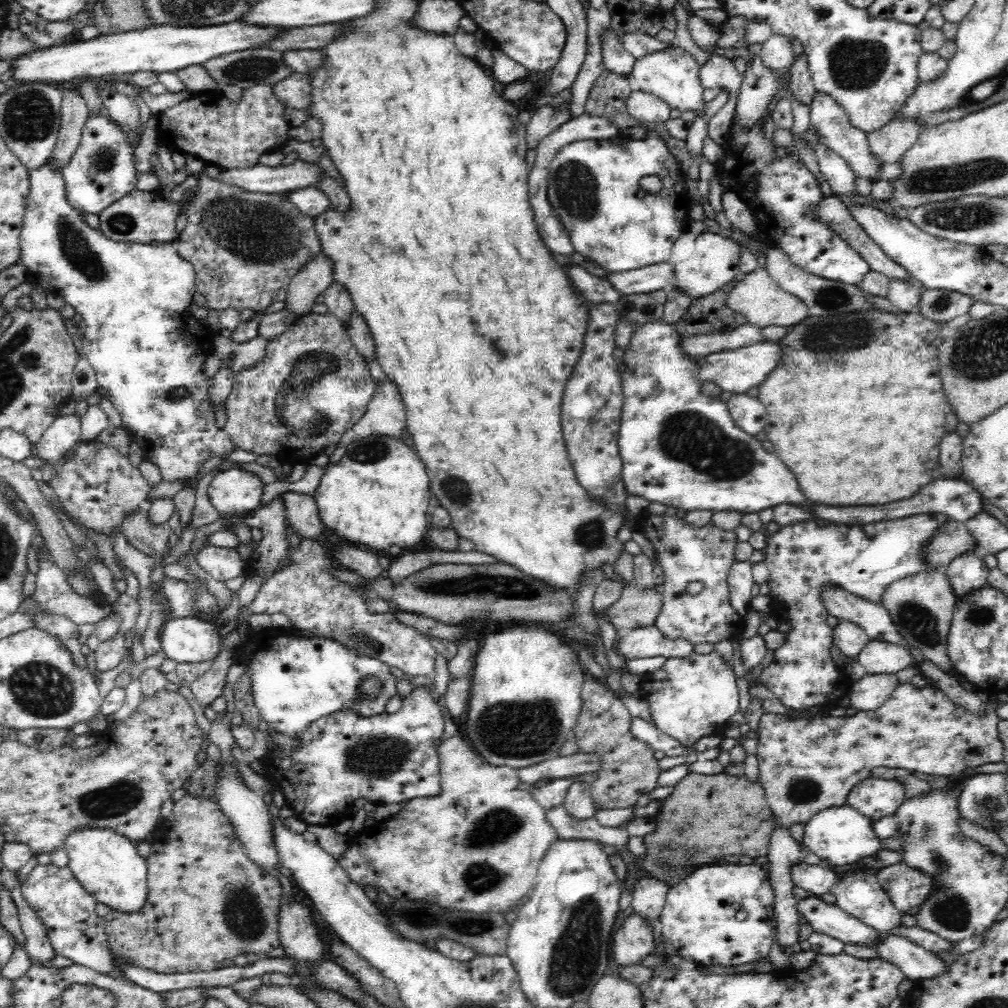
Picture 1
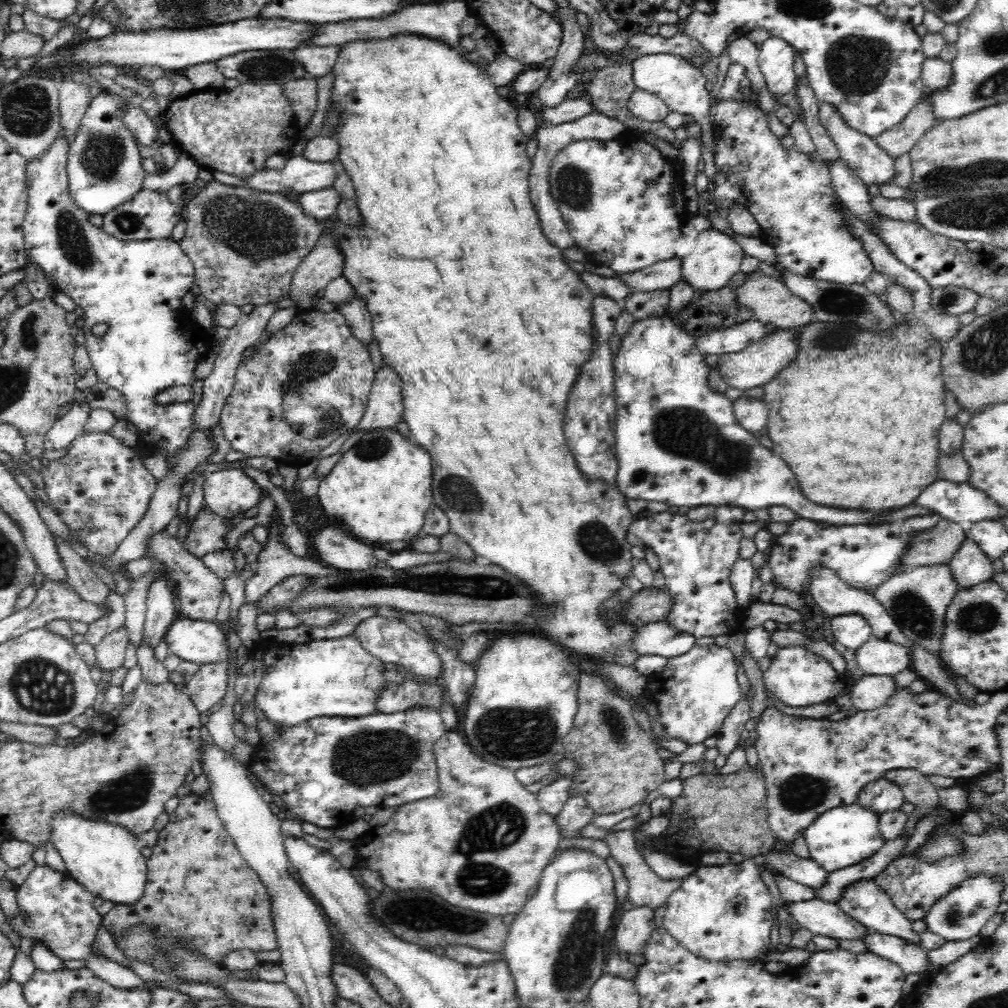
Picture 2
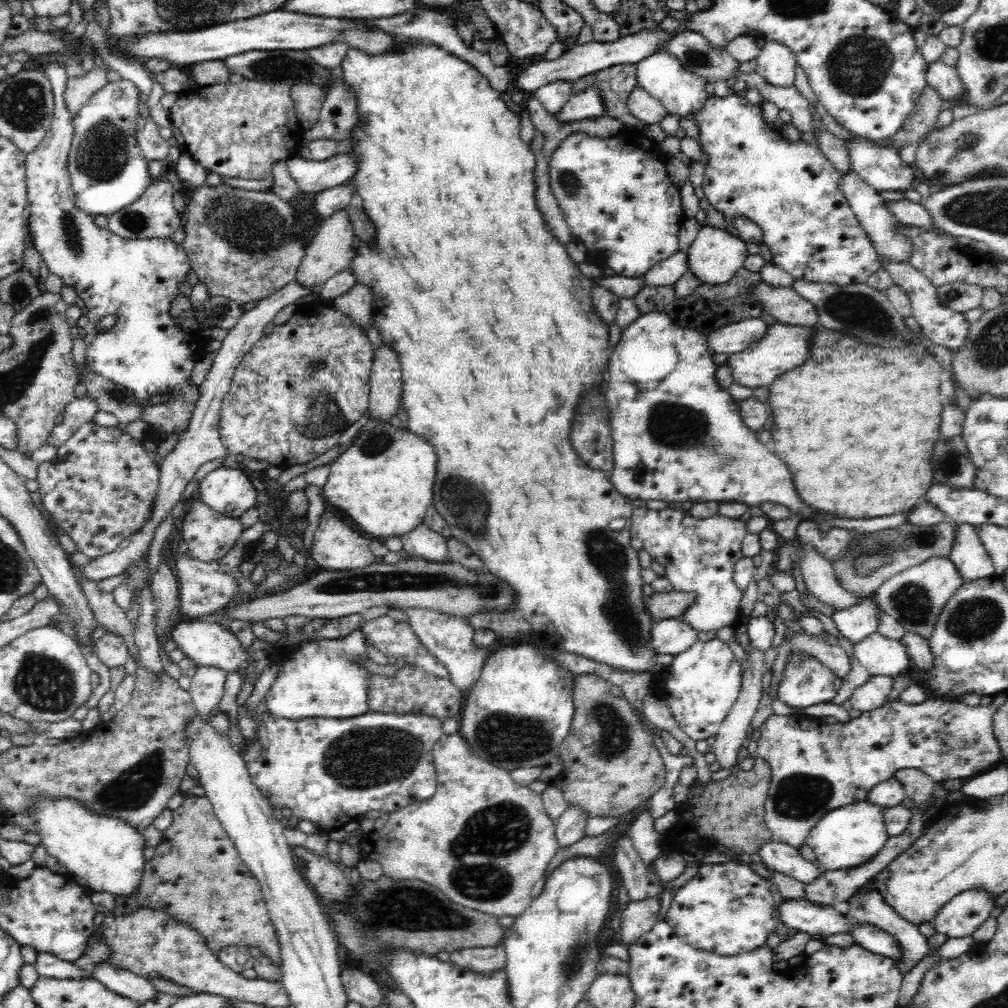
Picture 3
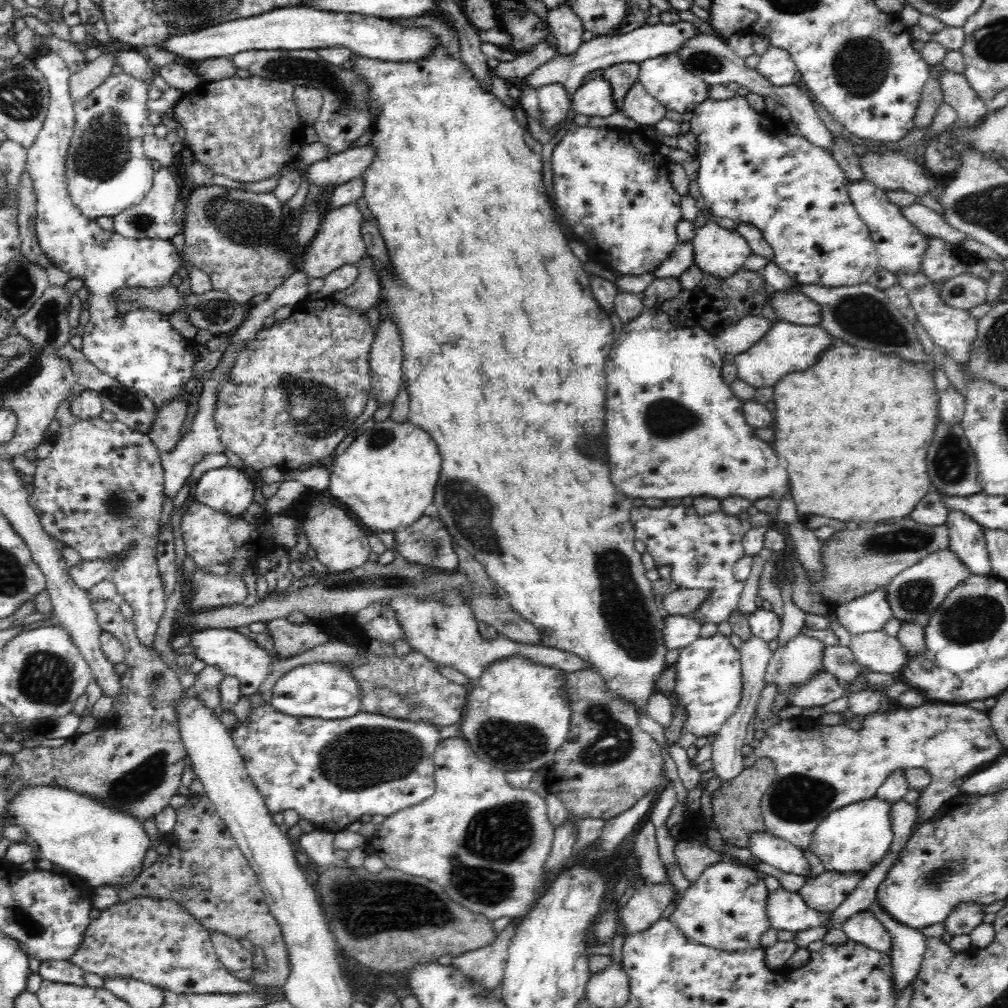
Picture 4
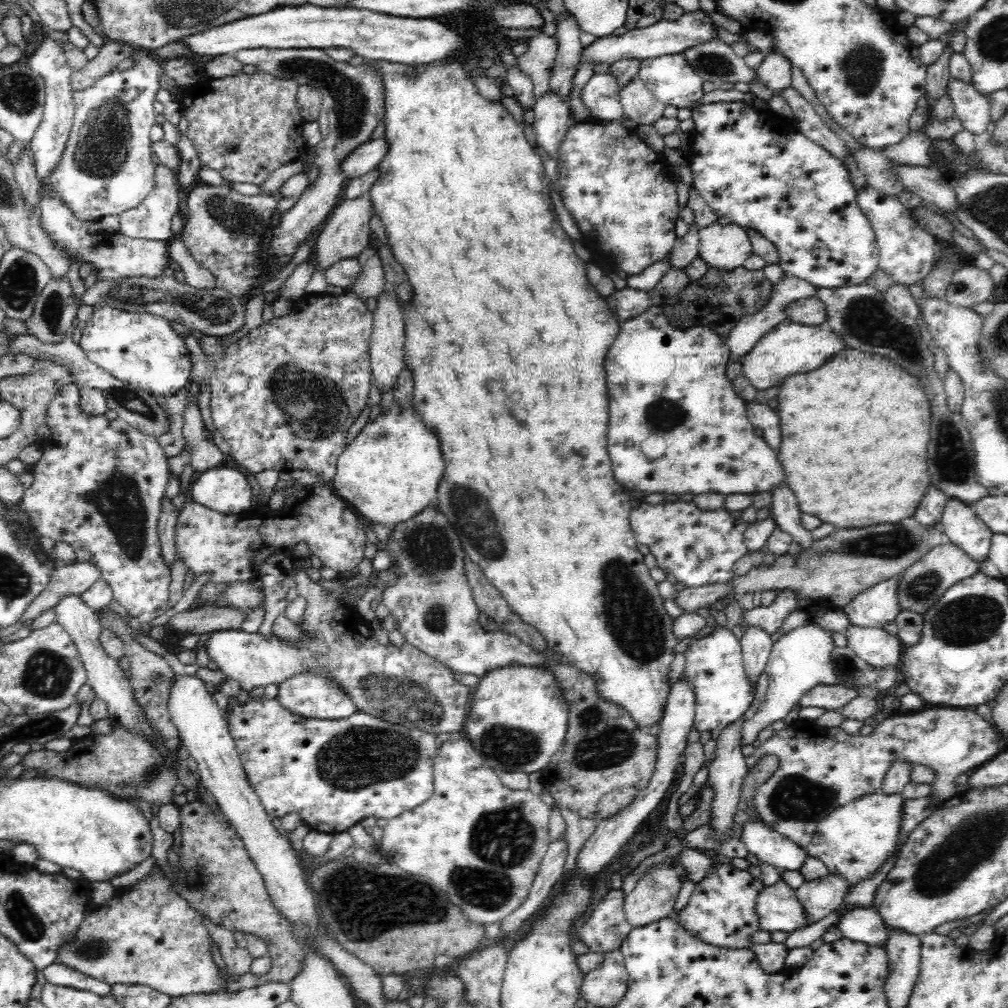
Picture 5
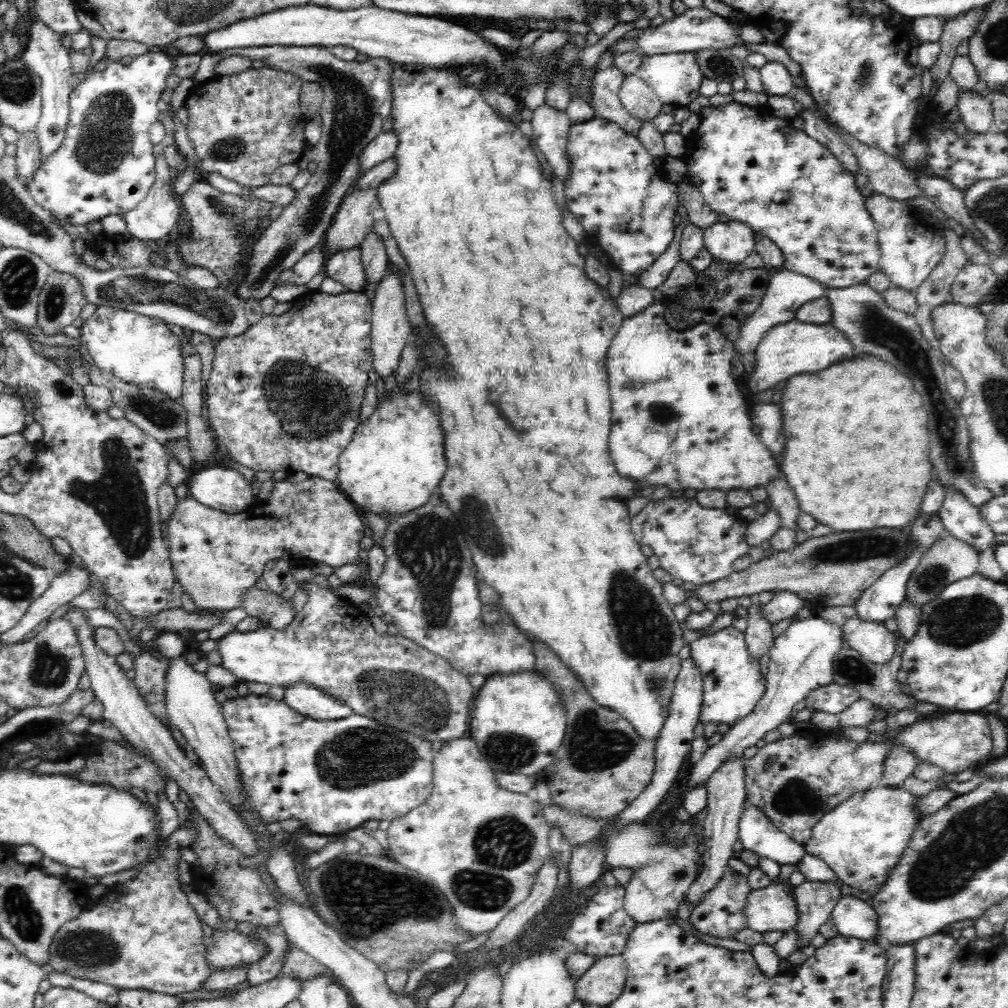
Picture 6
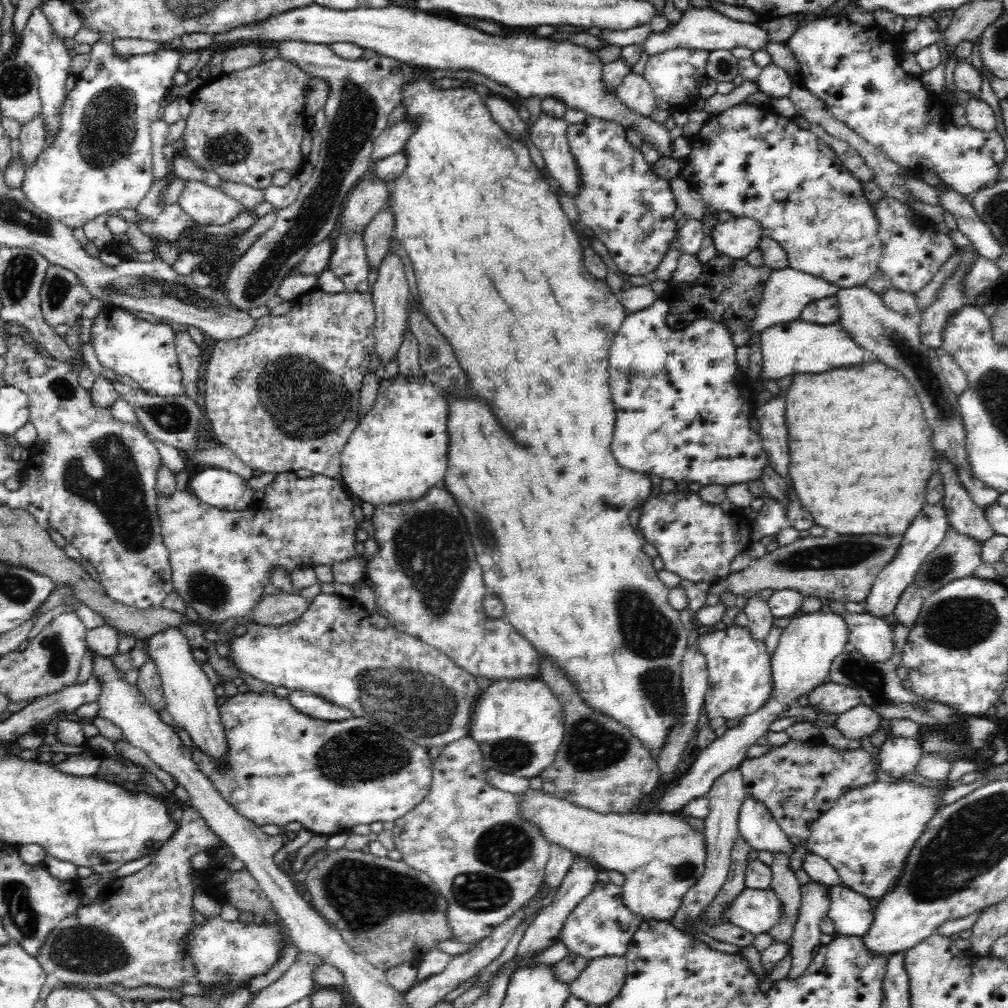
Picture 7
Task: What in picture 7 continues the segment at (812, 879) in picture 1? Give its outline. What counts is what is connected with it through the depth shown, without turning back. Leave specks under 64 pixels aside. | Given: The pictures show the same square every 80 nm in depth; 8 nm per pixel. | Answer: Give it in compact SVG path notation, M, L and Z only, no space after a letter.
M752 797L744 799L739 812L738 824L739 836L746 841L746 845L758 852L765 850L772 854L772 856L780 853L780 855L788 855L789 858L795 851L795 845L790 842L786 833L778 826L774 817L770 815L770 811L766 809L766 805L763 805L762 802L758 802Z

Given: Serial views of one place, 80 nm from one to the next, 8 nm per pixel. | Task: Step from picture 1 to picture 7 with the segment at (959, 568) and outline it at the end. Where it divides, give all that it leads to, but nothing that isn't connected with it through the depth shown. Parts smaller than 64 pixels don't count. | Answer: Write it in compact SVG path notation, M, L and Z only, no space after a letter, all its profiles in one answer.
M936 458L936 462L943 477L945 496L941 506L949 527L963 536L976 540L985 548L988 540L995 536L995 532L987 522L984 510L971 500L967 491L960 485L954 465L940 458Z

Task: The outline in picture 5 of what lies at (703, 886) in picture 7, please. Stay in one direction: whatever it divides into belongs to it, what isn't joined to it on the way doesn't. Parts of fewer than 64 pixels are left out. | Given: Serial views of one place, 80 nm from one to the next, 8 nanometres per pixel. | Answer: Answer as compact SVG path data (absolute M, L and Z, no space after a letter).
M742 714L742 716L738 716L734 722L728 724L728 726L722 728L720 730L719 736L716 740L715 752L714 752L714 760L710 762L709 765L709 775L707 776L709 784L714 788L715 796L713 801L711 802L711 809L713 810L714 821L713 825L716 828L717 836L715 837L718 842L728 840L728 832L730 832L730 826L732 826L732 818L734 818L734 812L736 812L736 804L738 804L738 796L740 796L740 784L742 784L742 778L744 778L744 774L746 774L747 765L745 762L745 757L742 755L741 746L743 742L741 742L741 728L743 722L748 718L748 714Z

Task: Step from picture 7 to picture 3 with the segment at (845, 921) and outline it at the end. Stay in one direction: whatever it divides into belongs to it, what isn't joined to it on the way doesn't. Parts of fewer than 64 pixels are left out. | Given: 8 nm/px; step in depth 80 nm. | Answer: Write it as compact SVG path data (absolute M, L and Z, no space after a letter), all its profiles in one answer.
M856 922L855 929L851 932L856 944L872 953L892 958L899 963L904 960L901 946L897 940L882 930L872 925L862 925Z

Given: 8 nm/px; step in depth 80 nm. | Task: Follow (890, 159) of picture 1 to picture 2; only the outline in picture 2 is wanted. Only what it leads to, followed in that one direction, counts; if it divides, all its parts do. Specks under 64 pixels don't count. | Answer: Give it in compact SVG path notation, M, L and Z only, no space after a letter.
M921 99L898 124L894 125L892 129L886 130L873 140L882 151L895 160L910 152L922 136L936 125L932 105L926 99Z

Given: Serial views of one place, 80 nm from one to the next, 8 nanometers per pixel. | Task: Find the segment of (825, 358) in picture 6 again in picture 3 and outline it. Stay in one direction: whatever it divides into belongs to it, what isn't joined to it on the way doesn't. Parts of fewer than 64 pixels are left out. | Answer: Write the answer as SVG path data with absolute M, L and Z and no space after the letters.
M770 322L766 334L754 345L738 354L729 354L720 358L720 363L730 368L732 382L746 388L768 386L778 376L794 366L800 366L806 360L806 352L810 348L810 327L788 326L782 323Z

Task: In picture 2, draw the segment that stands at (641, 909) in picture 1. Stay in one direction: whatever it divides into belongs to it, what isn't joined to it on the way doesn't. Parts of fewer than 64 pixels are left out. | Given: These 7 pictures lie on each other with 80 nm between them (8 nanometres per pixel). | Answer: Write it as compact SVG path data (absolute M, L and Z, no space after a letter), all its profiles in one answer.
M590 821L584 824L584 828L580 828L580 832L576 832L574 836L563 836L560 832L560 838L588 838L594 840L604 841L610 847L612 858L624 869L624 874L628 879L629 886L629 900L634 907L646 907L655 911L660 906L663 906L670 896L670 893L682 884L684 878L664 880L660 878L649 866L646 864L644 857L638 853L636 849L636 841L632 830L612 830L598 828Z

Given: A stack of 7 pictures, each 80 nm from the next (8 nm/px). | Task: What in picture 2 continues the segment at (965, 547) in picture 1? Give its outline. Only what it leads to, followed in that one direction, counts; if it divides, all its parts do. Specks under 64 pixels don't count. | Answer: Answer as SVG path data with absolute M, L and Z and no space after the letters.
M941 519L934 528L912 536L908 554L899 568L910 570L919 566L938 565L952 561L954 554L968 540L967 531L957 523Z

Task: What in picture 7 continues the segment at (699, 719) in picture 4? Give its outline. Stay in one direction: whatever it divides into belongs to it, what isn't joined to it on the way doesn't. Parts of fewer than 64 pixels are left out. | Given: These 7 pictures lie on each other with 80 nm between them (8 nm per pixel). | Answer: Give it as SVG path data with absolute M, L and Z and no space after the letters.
M729 625L725 630L701 634L694 647L706 659L707 691L703 708L708 719L736 720L754 713L768 700L772 688L770 656L766 653L765 644L754 641L747 627Z

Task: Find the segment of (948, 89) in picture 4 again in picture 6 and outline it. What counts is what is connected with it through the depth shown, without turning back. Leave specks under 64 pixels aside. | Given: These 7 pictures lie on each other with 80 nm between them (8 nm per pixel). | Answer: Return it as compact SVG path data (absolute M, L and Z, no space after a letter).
M958 88L959 118L972 134L985 134L993 122L990 98L980 89Z

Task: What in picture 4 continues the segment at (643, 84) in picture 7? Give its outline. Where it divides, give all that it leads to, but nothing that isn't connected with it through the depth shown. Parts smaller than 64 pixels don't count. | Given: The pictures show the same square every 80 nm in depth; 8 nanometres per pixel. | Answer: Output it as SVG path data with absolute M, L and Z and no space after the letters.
M638 80L626 93L625 115L635 120L640 127L652 127L664 118L666 108L643 87Z

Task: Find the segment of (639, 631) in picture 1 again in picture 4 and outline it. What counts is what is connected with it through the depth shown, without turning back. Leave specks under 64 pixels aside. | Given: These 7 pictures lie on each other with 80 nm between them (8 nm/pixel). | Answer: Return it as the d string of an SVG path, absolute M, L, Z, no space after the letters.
M667 616L662 630L662 643L668 650L680 650L686 648L699 636L701 625L692 617Z

